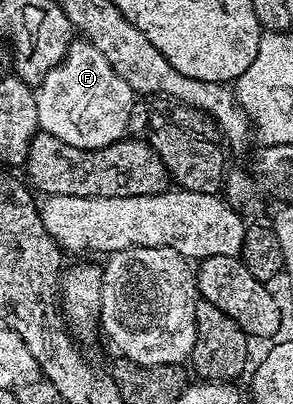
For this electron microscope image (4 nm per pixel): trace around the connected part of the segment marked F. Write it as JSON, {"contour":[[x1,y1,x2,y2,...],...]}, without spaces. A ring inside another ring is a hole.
{"contour":[[74,41,60,66,46,75,35,92,39,130,82,149,98,149,125,138,134,102,134,92,118,73,86,41]]}

